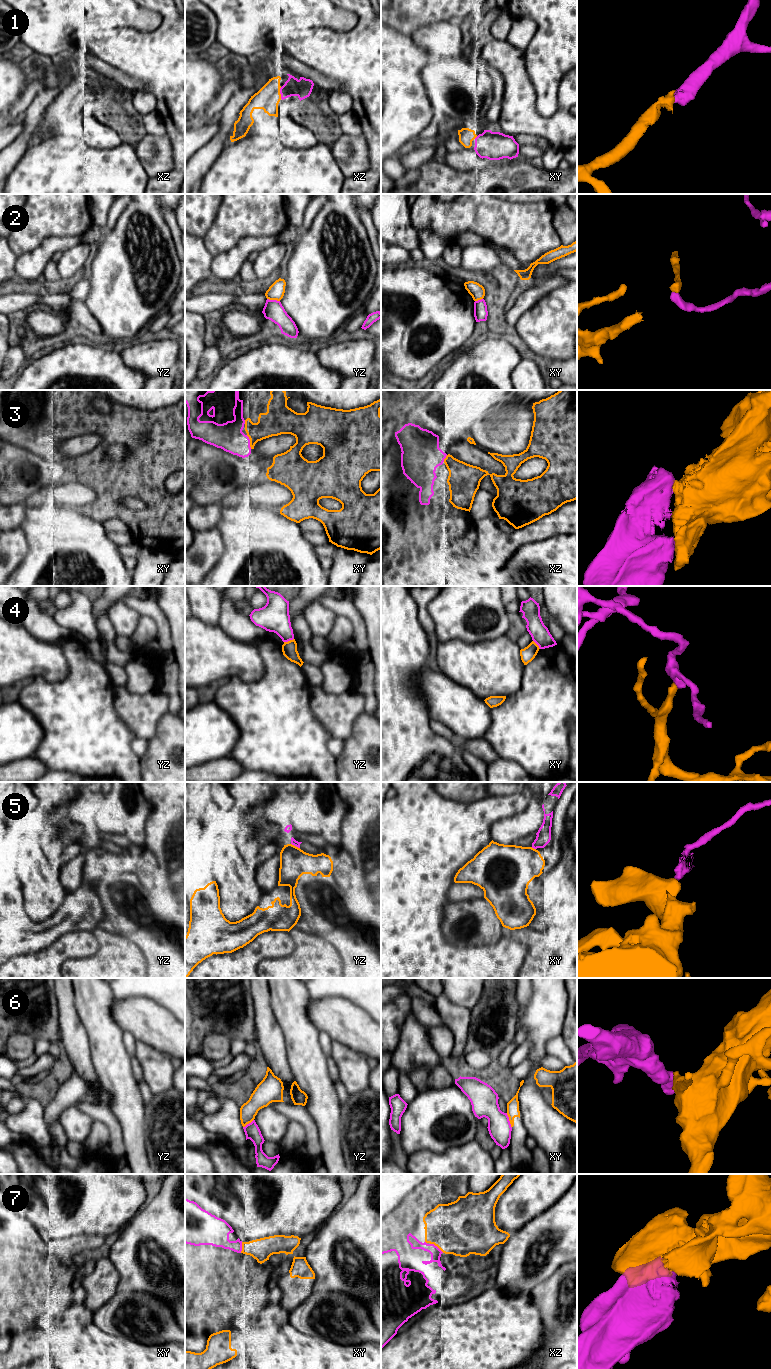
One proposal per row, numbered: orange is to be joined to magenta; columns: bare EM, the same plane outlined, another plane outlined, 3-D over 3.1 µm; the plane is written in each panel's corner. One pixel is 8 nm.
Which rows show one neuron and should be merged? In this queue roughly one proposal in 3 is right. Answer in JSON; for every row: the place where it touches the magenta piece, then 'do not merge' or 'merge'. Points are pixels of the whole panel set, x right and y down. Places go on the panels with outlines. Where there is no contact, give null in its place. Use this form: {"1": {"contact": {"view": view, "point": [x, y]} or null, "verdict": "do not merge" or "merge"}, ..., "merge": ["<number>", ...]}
{"1": {"contact": {"view": "xz", "point": [280, 93]}, "verdict": "merge"}, "2": {"contact": {"view": "yz", "point": [273, 300]}, "verdict": "do not merge"}, "3": {"contact": {"view": "xy", "point": [249, 442]}, "verdict": "merge"}, "4": {"contact": {"view": "yz", "point": [288, 640]}, "verdict": "do not merge"}, "5": {"contact": {"view": "yz", "point": [295, 845]}, "verdict": "do not merge"}, "6": {"contact": {"view": "xy", "point": [508, 1120]}, "verdict": "do not merge"}, "7": {"contact": {"view": "xz", "point": [436, 1246]}, "verdict": "merge"}, "merge": ["1", "3", "7"]}

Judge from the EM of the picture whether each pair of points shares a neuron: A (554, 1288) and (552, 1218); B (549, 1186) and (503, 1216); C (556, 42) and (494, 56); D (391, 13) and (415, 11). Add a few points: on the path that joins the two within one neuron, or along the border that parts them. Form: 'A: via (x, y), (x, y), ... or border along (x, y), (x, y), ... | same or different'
A: border along (566, 1262), (535, 1286) | different
B: via (538, 1187), (530, 1195), (514, 1205) | same
C: border along (523, 52), (526, 73), (528, 75) | different
D: via (397, 13), (407, 13), (409, 11) | same

